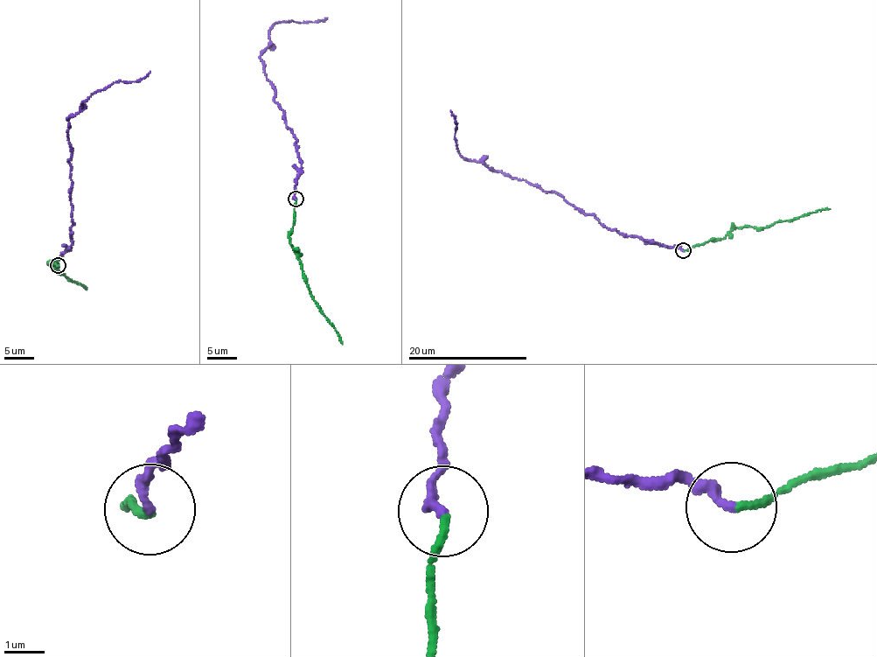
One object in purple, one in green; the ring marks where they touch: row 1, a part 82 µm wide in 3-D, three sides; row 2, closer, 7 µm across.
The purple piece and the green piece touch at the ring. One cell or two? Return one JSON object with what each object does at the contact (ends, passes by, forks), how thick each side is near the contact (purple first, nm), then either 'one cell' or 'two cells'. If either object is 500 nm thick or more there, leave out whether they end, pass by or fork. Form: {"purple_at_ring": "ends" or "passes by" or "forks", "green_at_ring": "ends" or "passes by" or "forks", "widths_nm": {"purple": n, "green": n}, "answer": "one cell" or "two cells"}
{"purple_at_ring": "ends", "green_at_ring": "ends", "widths_nm": {"purple": 260, "green": 180}, "answer": "one cell"}

